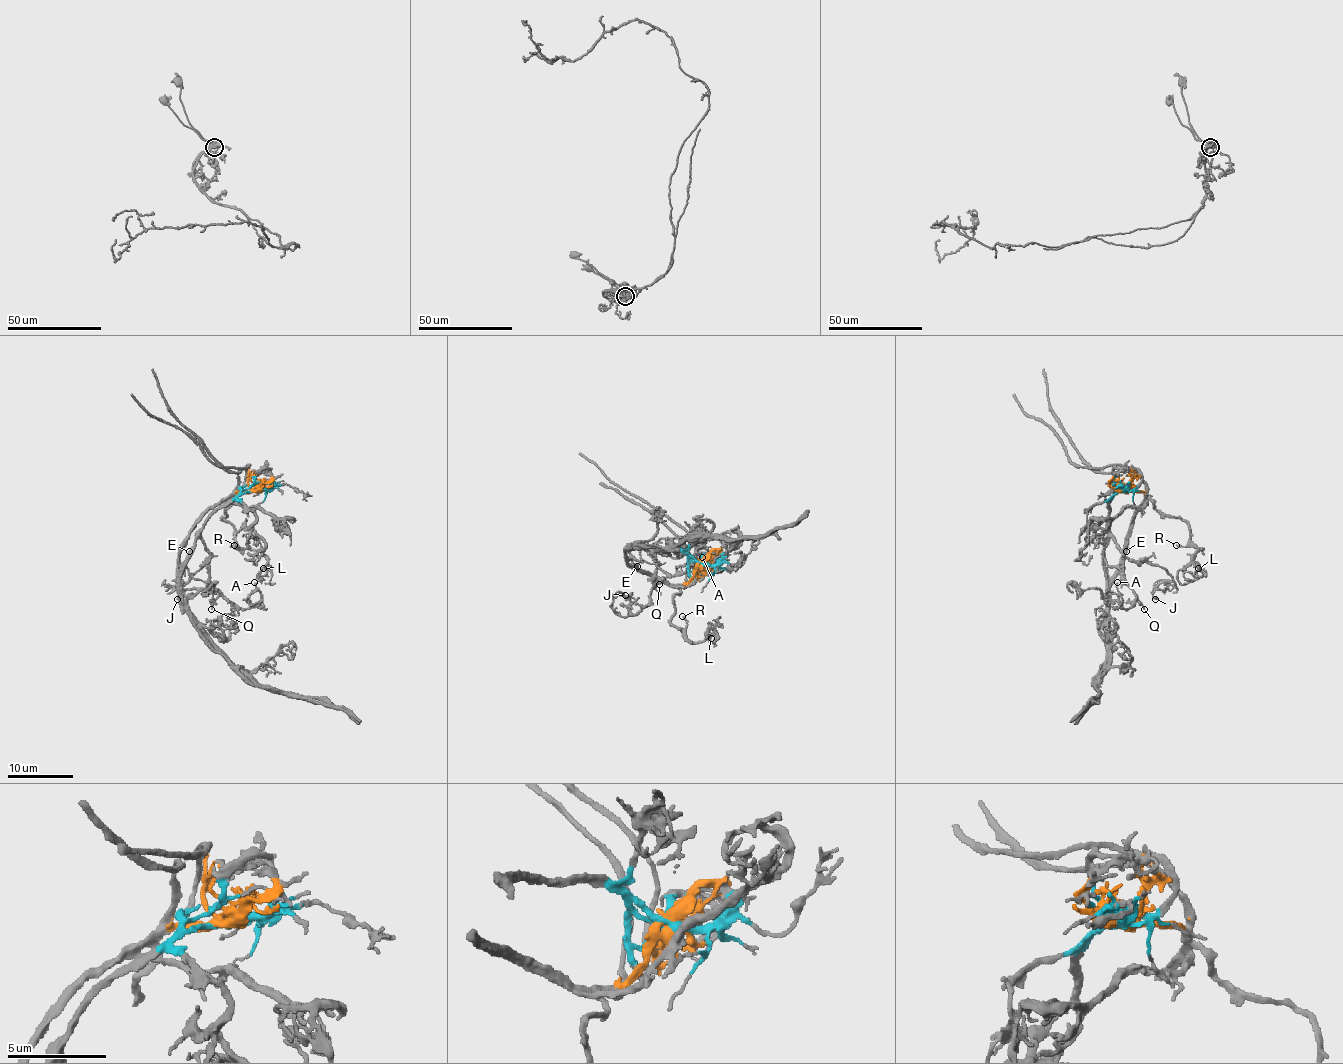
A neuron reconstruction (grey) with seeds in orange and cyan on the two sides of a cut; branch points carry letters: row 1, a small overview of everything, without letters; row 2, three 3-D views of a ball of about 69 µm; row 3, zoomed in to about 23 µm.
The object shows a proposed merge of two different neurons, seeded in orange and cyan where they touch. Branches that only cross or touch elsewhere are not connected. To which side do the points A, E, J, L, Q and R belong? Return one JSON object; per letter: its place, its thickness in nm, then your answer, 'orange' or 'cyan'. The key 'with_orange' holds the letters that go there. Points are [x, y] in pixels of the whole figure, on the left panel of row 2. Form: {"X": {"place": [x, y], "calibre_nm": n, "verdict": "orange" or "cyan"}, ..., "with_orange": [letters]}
{"A": {"place": [254, 582], "calibre_nm": 150, "verdict": "cyan"}, "E": {"place": [189, 551], "calibre_nm": 190, "verdict": "orange"}, "J": {"place": [177, 599], "calibre_nm": 190, "verdict": "cyan"}, "L": {"place": [263, 568], "calibre_nm": 180, "verdict": "orange"}, "Q": {"place": [211, 609], "calibre_nm": 150, "verdict": "cyan"}, "R": {"place": [234, 545], "calibre_nm": 180, "verdict": "orange"}, "with_orange": ["E", "L", "R"]}

